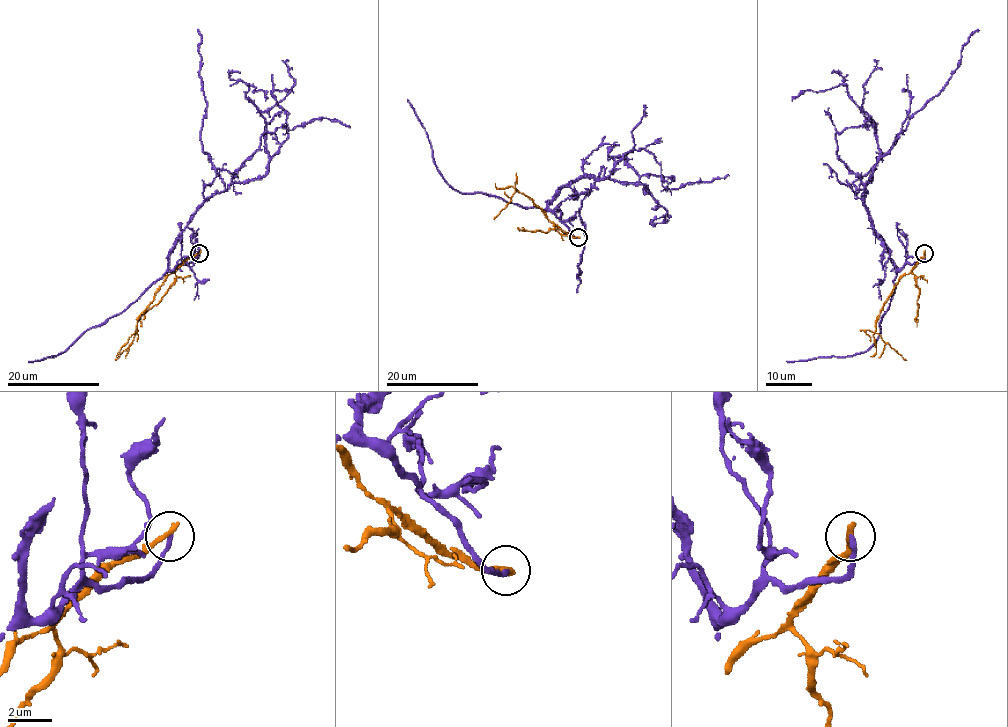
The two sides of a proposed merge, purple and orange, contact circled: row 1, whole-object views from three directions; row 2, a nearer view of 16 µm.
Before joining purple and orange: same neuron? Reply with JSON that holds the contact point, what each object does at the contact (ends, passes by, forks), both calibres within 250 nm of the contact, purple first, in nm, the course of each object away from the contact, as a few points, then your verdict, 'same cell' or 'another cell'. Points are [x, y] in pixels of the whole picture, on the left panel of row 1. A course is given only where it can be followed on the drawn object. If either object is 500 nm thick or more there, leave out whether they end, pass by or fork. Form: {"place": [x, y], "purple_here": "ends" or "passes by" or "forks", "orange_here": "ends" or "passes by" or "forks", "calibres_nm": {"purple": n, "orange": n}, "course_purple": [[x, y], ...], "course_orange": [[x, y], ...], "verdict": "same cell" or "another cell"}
{"place": [199, 253], "purple_here": "ends", "orange_here": "ends", "calibres_nm": {"purple": 200, "orange": 280}, "course_purple": [[199, 253], [195, 261], [168, 266], [169, 251], [189, 219], [225, 190], [202, 146], [208, 104], [197, 30]], "course_orange": [[199, 252], [164, 280], [137, 320], [132, 342], [115, 360]], "verdict": "another cell"}

